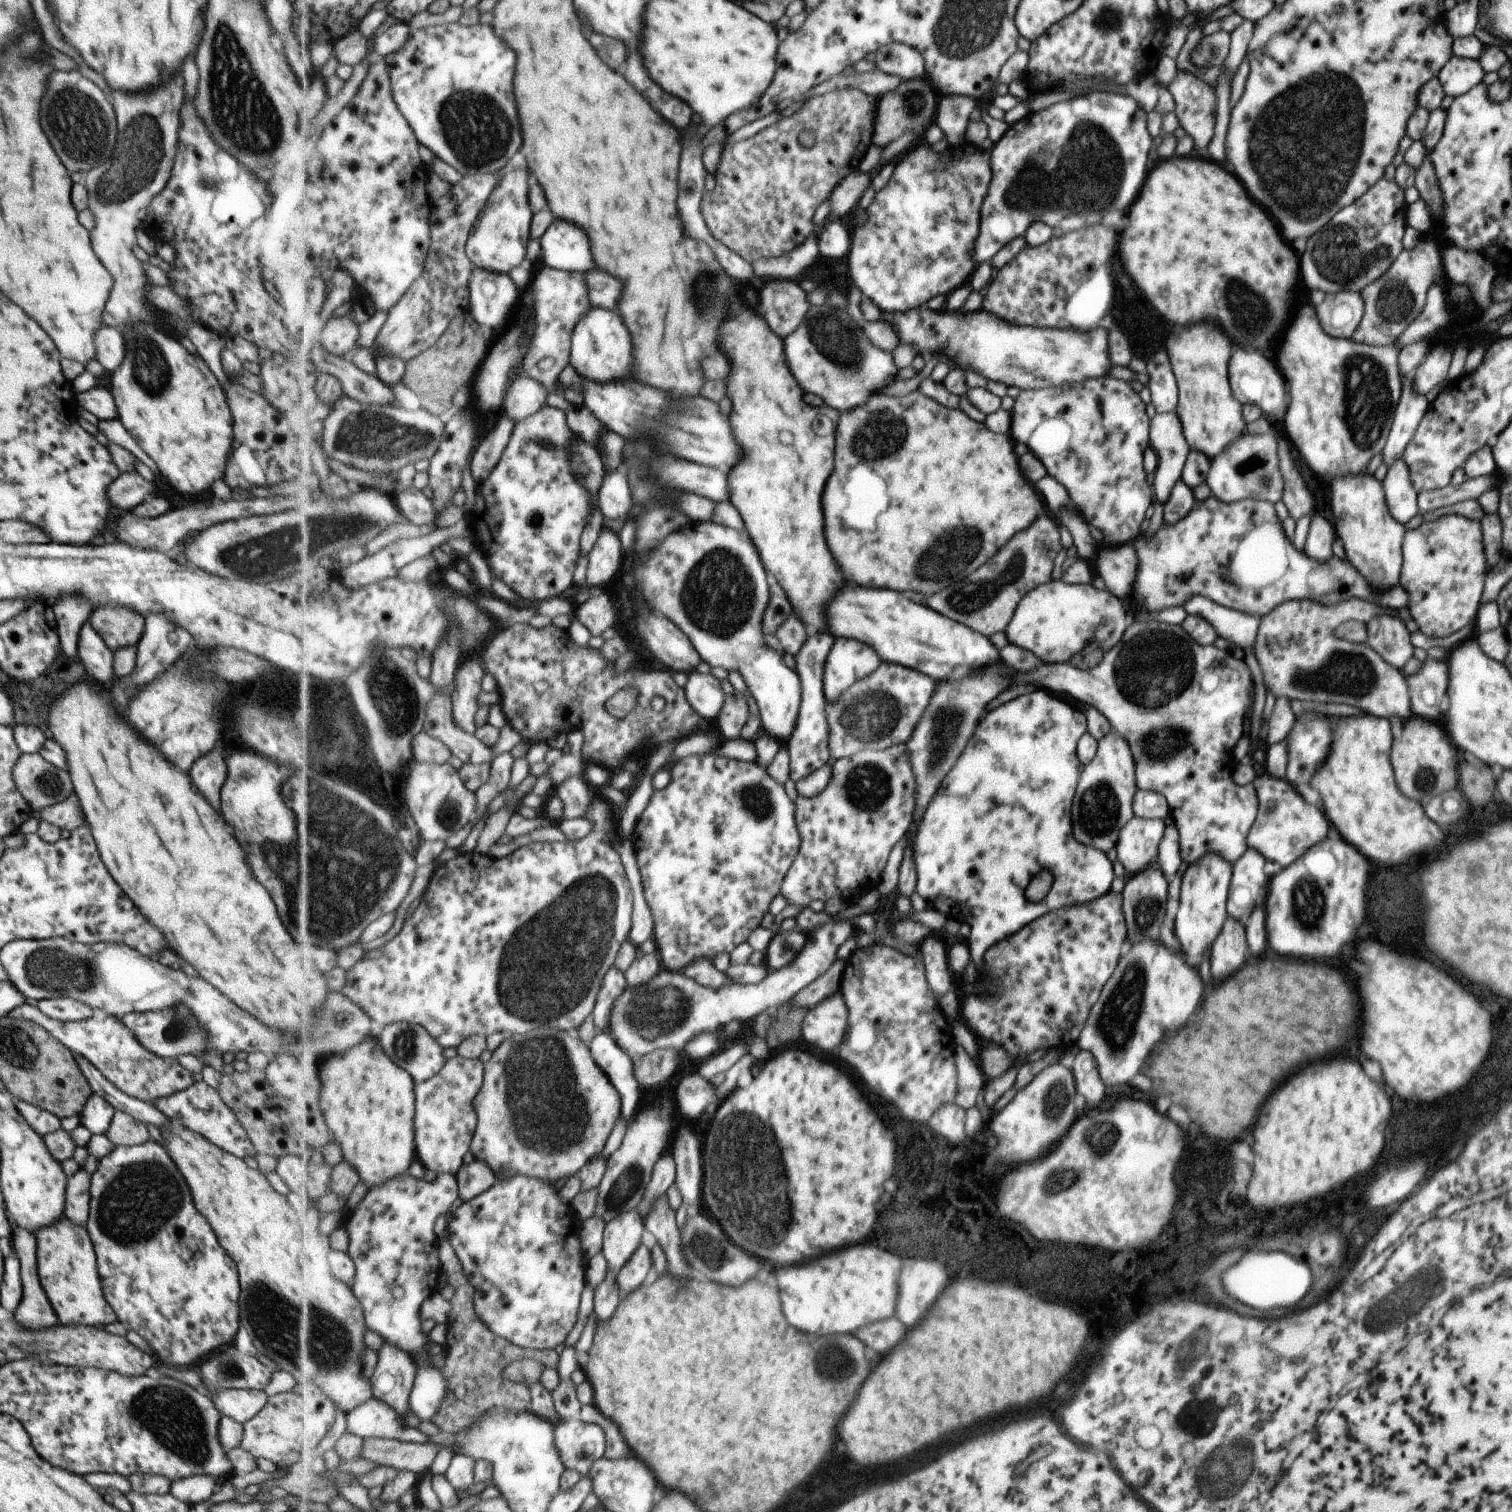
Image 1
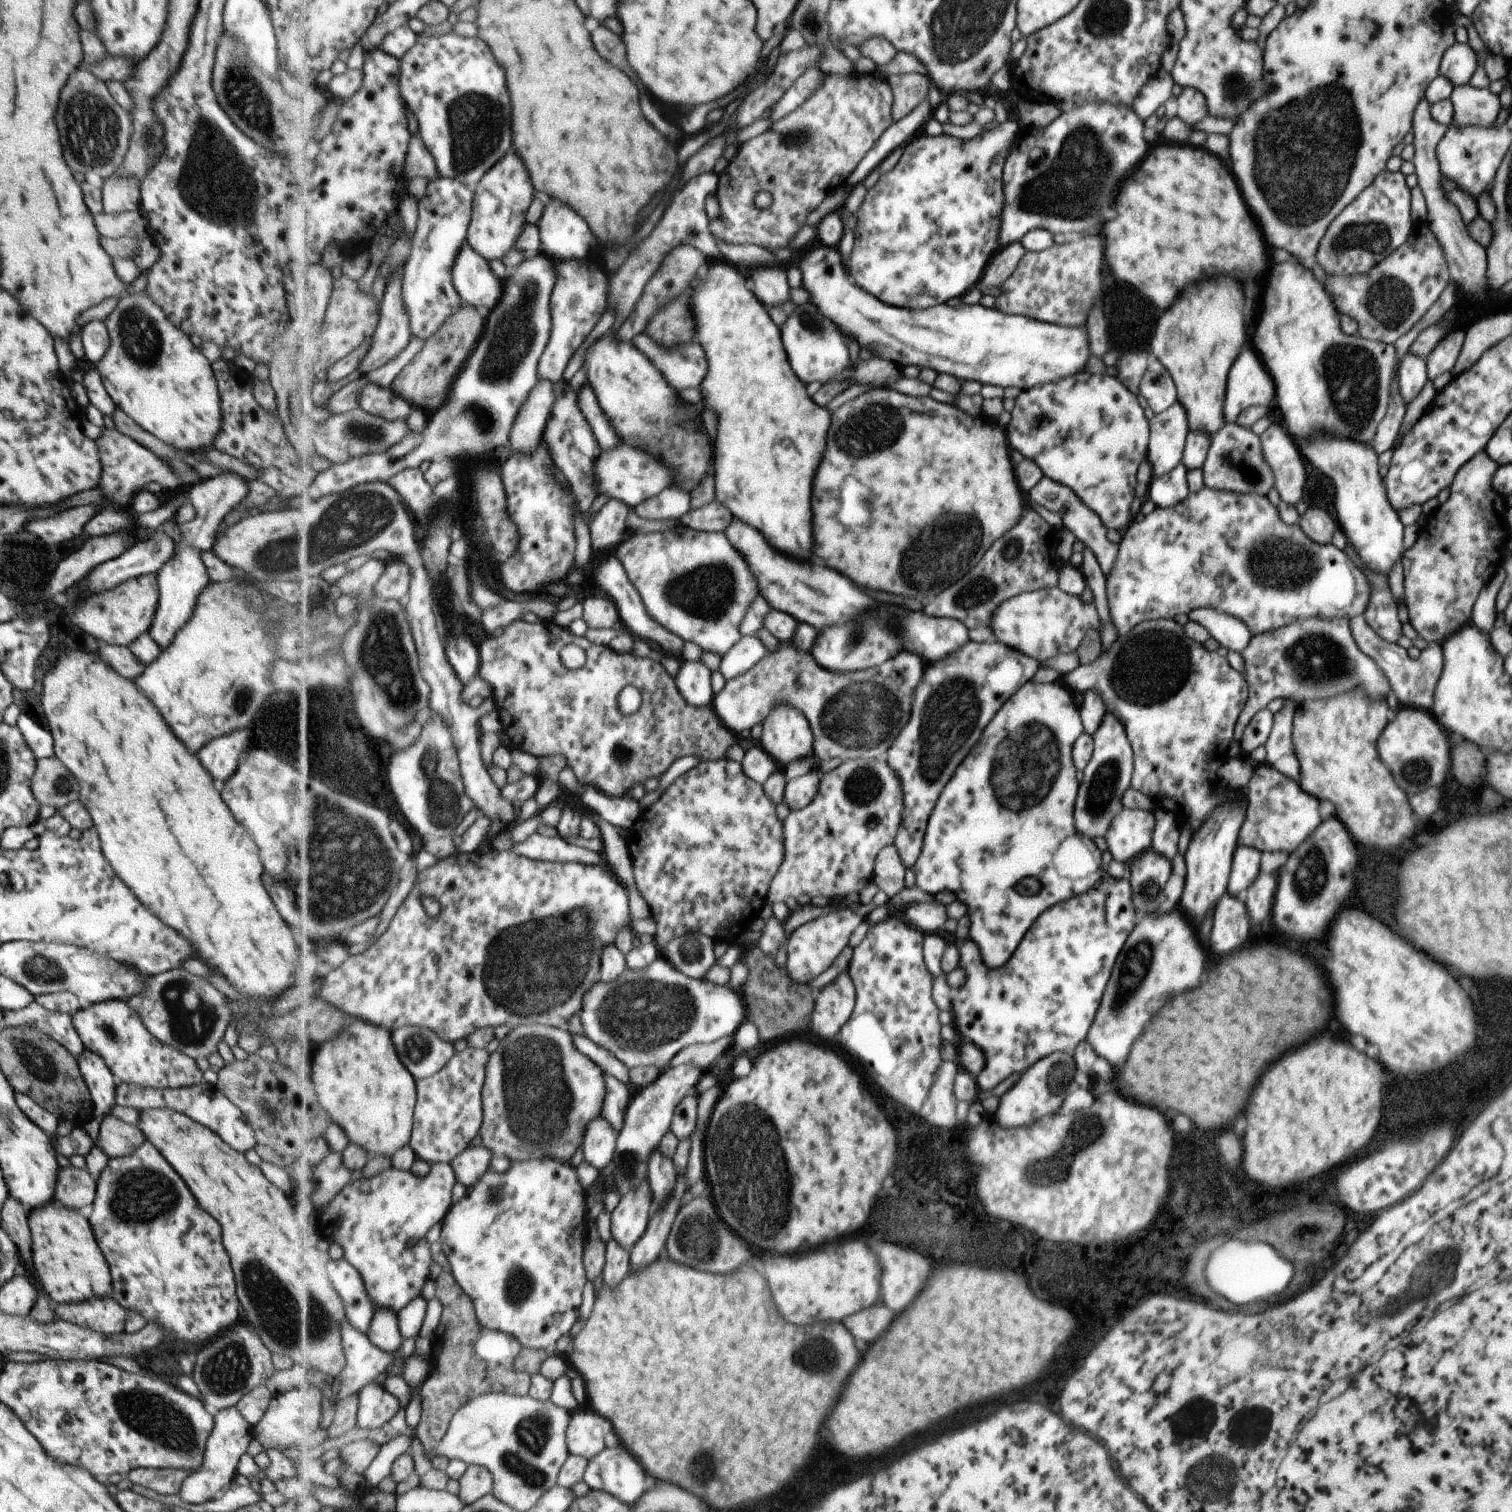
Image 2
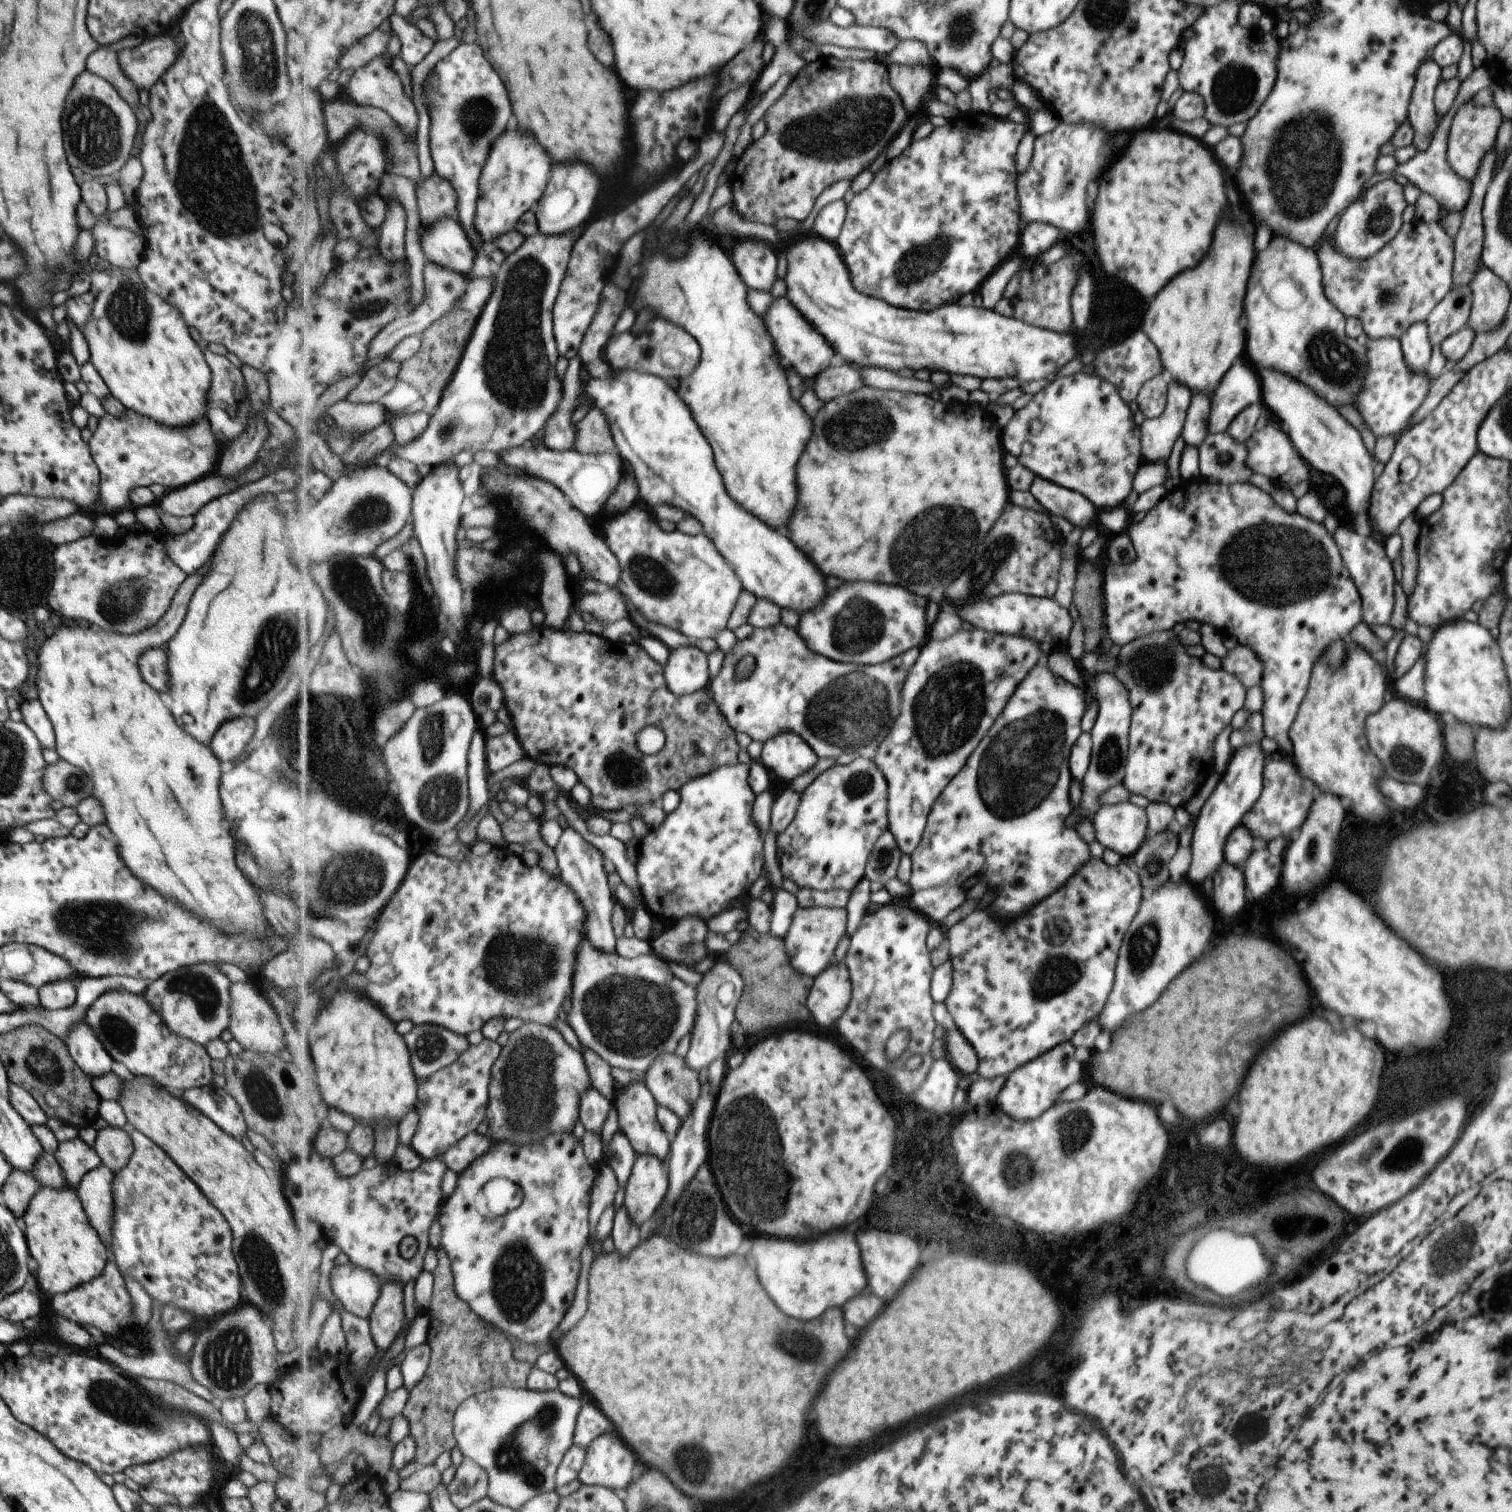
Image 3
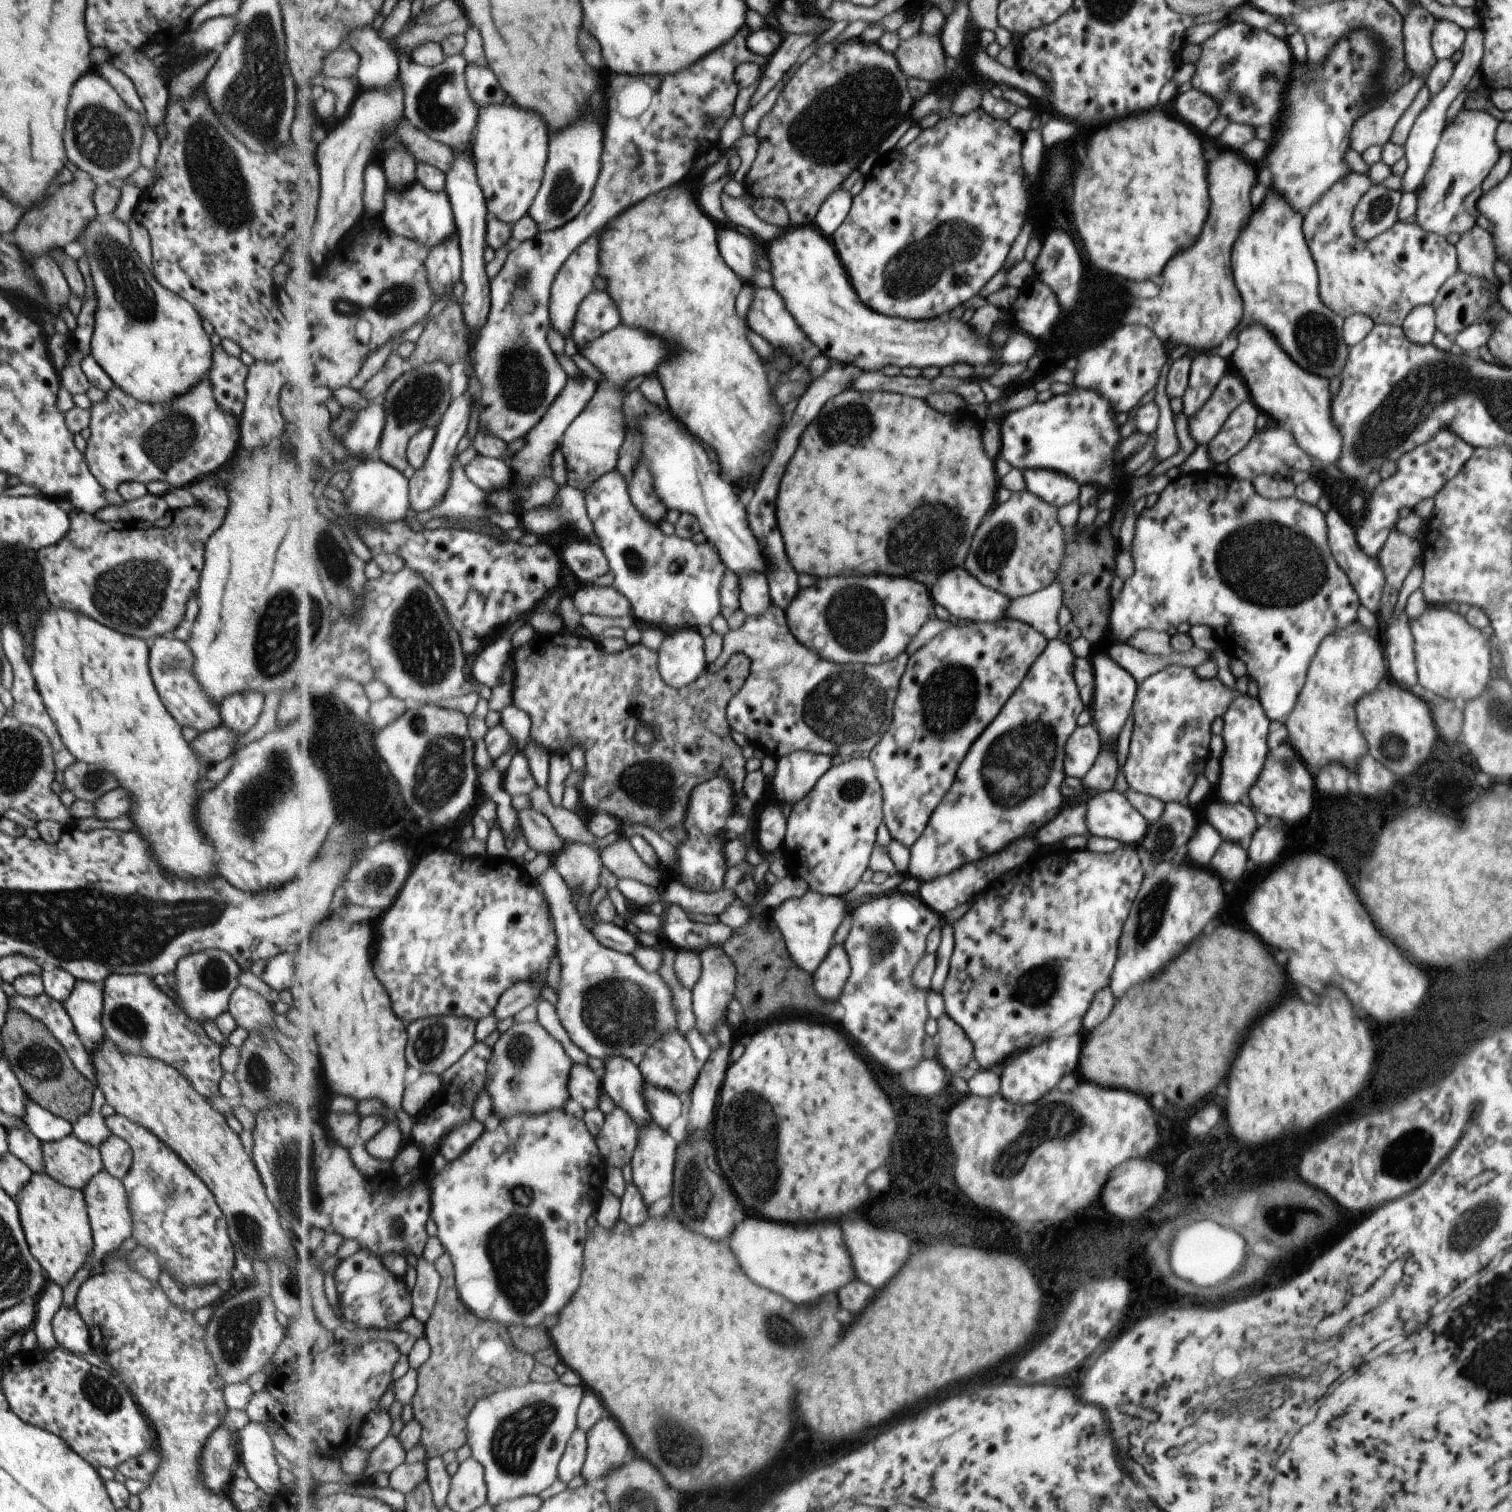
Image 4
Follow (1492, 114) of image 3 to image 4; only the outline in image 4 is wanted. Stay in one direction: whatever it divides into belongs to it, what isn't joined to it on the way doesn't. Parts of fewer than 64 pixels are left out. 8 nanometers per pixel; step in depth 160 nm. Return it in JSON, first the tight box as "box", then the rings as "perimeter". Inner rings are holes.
{"box":[1415,112,1500,237],"perimeter":[[[1458,112],[1448,127],[1443,127],[1437,146],[1433,149],[1431,162],[1423,175],[1420,187],[1415,193],[1415,223],[1428,233],[1446,237],[1449,234],[1465,235],[1475,226],[1476,213],[1467,208],[1466,196],[1476,193],[1483,179],[1497,162],[1500,152],[1494,143],[1494,132],[1498,121],[1489,114],[1463,114]]]}

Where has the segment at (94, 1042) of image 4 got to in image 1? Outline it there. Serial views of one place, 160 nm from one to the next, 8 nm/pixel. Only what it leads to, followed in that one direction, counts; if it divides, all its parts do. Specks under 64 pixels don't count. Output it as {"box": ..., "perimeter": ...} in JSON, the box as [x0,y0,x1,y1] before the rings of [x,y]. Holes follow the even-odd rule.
{"box":[78,1091,115,1135],"perimeter":[[[91,1091],[78,1116],[79,1123],[92,1135],[103,1135],[115,1111],[100,1094]]]}

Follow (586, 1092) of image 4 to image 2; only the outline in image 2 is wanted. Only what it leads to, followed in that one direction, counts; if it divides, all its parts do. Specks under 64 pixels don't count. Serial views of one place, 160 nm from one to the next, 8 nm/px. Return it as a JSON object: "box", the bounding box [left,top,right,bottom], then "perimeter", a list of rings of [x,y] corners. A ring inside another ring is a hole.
{"box":[582,1115,617,1171],"perimeter":[[[599,1115],[586,1128],[586,1138],[582,1148],[583,1160],[602,1171],[614,1160],[617,1137],[614,1124],[611,1124],[605,1115]]]}

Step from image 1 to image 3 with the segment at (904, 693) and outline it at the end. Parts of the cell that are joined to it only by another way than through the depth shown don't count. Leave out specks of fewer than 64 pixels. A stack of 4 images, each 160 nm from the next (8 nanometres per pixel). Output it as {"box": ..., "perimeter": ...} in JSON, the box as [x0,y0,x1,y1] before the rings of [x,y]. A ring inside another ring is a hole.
{"box":[709,623,922,758],"perimeter":[[[781,623],[769,628],[754,627],[752,633],[739,639],[735,648],[725,657],[719,674],[711,680],[709,691],[731,726],[737,732],[745,732],[752,740],[765,744],[777,735],[789,731],[802,736],[823,757],[835,757],[833,746],[841,746],[837,754],[857,752],[861,757],[873,758],[896,725],[902,711],[903,687],[921,654],[922,647],[915,647],[911,652],[904,652],[903,656],[897,656],[895,660],[879,666],[843,664],[813,652],[800,632],[793,627]],[[747,655],[756,658],[755,670],[750,677],[738,681],[737,662]],[[817,742],[825,742],[828,749],[819,750]]]}

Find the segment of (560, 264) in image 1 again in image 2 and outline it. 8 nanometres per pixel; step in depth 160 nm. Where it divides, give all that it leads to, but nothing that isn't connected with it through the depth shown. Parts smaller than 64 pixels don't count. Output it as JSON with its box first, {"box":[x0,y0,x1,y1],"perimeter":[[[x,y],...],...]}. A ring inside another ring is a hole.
{"box":[537,196,597,262],"perimeter":[[[544,196],[544,201],[544,212],[537,224],[542,238],[541,251],[557,262],[587,256],[597,238],[583,216],[555,198],[547,200]]]}

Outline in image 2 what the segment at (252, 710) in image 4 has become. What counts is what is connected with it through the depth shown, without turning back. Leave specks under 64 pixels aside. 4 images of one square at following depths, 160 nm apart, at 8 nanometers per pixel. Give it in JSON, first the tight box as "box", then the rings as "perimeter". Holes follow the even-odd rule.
{"box":[197,728,247,786],"perimeter":[[[245,728],[218,736],[204,744],[197,752],[203,768],[213,776],[217,786],[227,780],[238,765],[238,760],[247,751],[247,730]]]}

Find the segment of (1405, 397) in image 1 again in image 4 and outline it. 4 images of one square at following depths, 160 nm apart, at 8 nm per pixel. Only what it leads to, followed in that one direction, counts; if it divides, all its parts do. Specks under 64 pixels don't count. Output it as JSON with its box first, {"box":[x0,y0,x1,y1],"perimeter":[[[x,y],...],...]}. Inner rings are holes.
{"box":[1402,305,1435,345],"perimeter":[[[1419,305],[1403,319],[1402,331],[1411,342],[1424,345],[1432,342],[1435,332],[1434,310],[1429,305]]]}

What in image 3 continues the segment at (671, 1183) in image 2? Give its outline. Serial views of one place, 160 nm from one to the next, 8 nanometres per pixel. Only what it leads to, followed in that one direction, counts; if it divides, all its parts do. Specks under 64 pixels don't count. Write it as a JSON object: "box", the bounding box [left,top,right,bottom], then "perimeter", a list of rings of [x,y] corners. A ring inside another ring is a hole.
{"box":[614,1081,672,1161],"perimeter":[[[633,1081],[626,1087],[618,1087],[614,1098],[620,1120],[620,1128],[631,1140],[633,1148],[639,1155],[655,1155],[667,1161],[672,1145],[671,1138],[663,1130],[658,1119],[658,1106],[660,1105],[645,1081]]]}

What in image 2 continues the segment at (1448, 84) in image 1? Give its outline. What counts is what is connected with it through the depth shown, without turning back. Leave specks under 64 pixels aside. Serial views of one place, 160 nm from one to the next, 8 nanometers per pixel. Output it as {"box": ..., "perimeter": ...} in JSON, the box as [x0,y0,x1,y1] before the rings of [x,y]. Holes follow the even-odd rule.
{"box":[1439,41,1475,86],"perimeter":[[[1455,41],[1442,56],[1439,74],[1451,81],[1452,86],[1468,83],[1475,69],[1474,51],[1467,45]]]}

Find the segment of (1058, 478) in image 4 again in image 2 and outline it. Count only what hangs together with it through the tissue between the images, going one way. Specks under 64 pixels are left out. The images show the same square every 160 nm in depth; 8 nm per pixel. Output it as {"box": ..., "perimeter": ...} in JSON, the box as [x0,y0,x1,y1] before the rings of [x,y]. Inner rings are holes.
{"box":[1028,477,1118,576],"perimeter":[[[1041,477],[1039,482],[1031,488],[1028,492],[1030,500],[1036,502],[1050,511],[1055,511],[1059,514],[1062,522],[1062,527],[1067,528],[1071,534],[1080,540],[1085,547],[1087,547],[1095,556],[1097,564],[1104,572],[1105,576],[1113,568],[1118,554],[1118,546],[1105,538],[1105,528],[1099,528],[1099,518],[1078,496],[1072,489],[1067,488],[1065,485],[1057,484],[1049,477]]]}

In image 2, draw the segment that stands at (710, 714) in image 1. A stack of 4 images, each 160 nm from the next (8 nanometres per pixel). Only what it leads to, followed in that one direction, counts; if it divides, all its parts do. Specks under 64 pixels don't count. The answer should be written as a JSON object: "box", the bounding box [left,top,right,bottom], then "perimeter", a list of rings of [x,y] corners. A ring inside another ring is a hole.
{"box":[675,660,716,707],"perimeter":[[[680,660],[675,680],[689,704],[698,707],[712,705],[716,693],[711,686],[711,670],[702,661]]]}

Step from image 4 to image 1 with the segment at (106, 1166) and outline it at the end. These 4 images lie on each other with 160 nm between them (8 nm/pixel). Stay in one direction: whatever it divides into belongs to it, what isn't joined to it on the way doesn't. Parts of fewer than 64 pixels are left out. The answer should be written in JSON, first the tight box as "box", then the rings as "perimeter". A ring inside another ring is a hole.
{"box":[103,1111,149,1147],"perimeter":[[[121,1111],[113,1113],[109,1126],[104,1130],[103,1135],[114,1147],[128,1147],[143,1144],[149,1140],[147,1126]]]}

